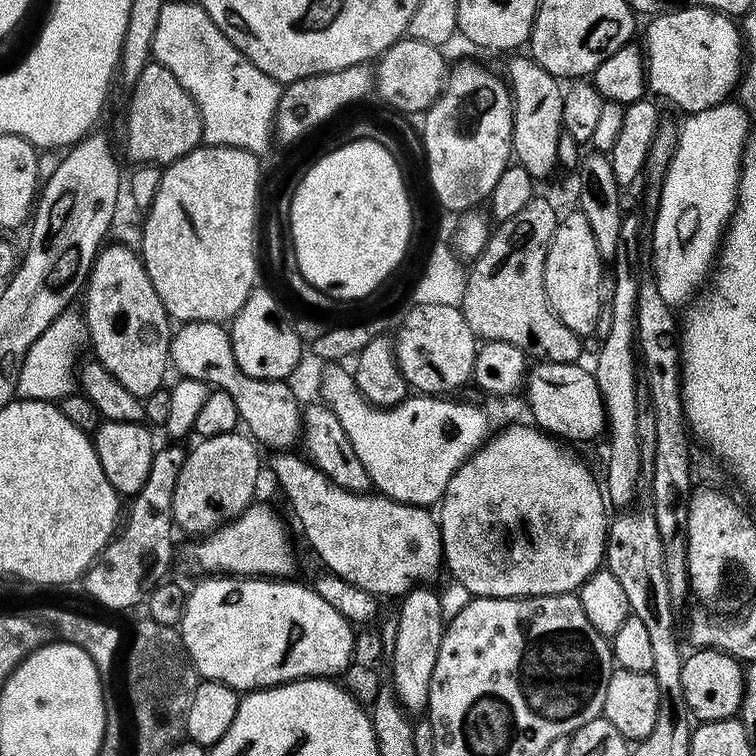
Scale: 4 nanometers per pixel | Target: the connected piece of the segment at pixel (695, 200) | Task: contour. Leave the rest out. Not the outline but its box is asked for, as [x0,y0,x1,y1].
[652,102,750,306]

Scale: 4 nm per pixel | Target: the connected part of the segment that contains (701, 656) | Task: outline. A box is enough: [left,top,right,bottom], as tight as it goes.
[682,646,745,724]

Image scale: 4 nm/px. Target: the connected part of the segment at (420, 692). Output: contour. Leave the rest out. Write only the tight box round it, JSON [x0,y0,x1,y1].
[390,586,446,714]

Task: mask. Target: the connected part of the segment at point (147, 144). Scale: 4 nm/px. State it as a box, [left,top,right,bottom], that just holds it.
[128,62,203,166]

